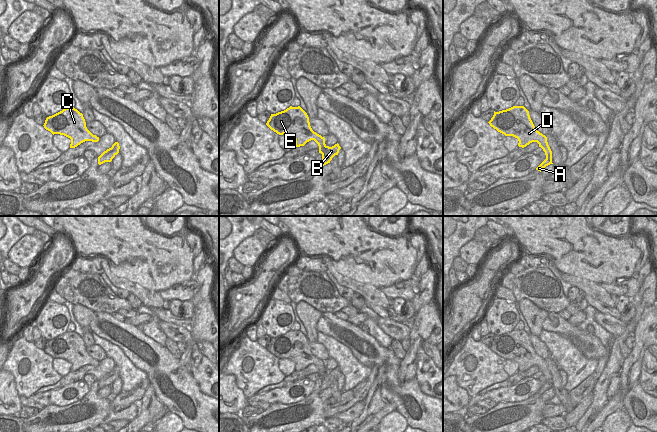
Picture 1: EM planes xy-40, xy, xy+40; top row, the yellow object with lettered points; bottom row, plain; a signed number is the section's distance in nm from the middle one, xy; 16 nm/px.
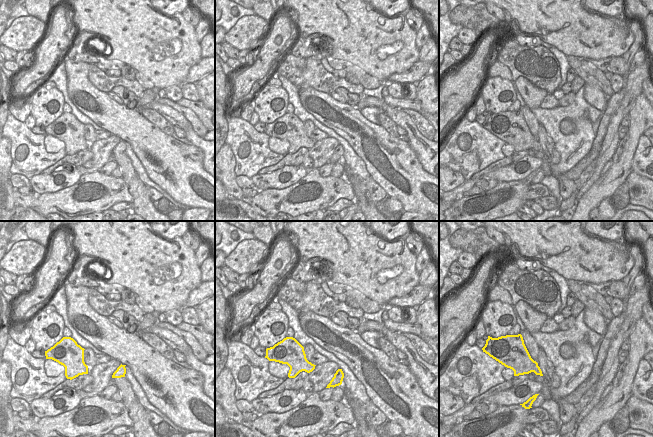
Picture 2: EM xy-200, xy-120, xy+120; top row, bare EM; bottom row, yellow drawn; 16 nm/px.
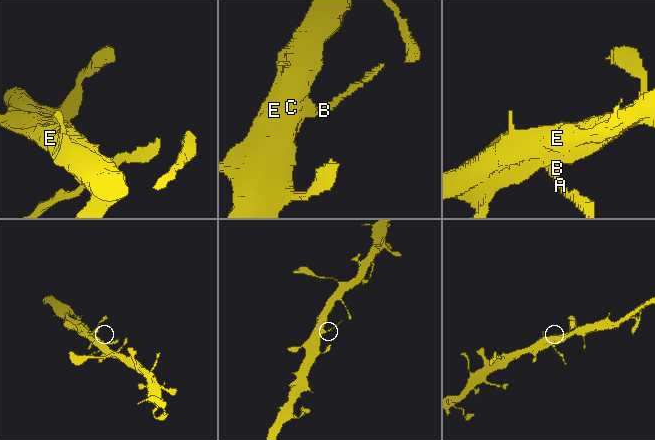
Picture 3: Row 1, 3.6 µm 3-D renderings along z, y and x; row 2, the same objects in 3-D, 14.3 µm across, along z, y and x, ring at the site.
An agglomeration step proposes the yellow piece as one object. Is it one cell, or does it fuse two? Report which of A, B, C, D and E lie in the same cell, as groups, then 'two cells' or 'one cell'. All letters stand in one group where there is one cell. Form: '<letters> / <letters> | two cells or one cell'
A B / C D E | two cells

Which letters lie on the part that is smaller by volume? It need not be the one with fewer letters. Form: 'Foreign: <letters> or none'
Foreign: A, B

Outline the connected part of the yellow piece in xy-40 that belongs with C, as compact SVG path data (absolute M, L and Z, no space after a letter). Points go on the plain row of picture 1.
M74 331L65 332L47 341L43 350L53 359L60 358L70 362L70 372L75 372L85 365L99 365L99 361L87 353L83 338Z

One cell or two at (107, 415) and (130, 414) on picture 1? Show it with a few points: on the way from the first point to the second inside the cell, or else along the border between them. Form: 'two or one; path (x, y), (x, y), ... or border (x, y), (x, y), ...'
one; path (113, 415), (124, 414)

